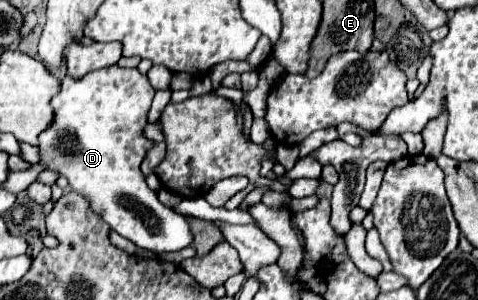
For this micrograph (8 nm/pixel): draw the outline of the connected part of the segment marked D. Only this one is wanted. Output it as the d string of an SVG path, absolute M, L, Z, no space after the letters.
M111 66L109 70L97 70L87 74L87 78L69 78L61 82L61 92L53 98L51 106L55 108L55 120L45 134L41 134L41 162L49 166L49 170L57 170L61 176L69 180L71 190L91 200L91 206L103 220L123 238L133 242L135 246L149 250L153 254L177 252L187 248L193 242L193 232L189 222L173 212L169 206L157 200L157 194L147 188L145 176L141 172L141 162L145 152L153 146L141 132L147 124L147 112L151 108L155 90L151 88L147 76L139 74L135 68L119 68Z

